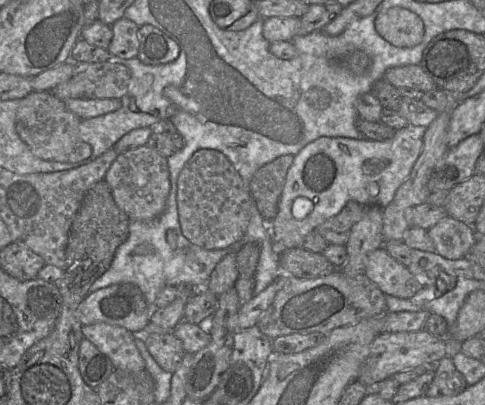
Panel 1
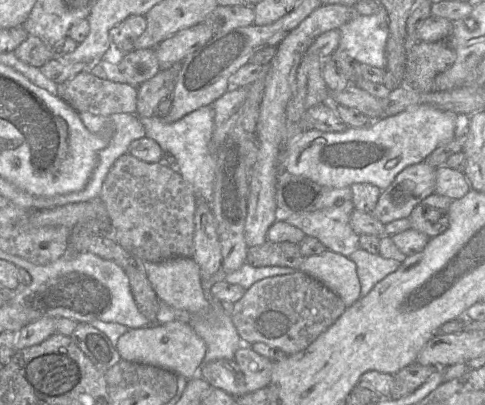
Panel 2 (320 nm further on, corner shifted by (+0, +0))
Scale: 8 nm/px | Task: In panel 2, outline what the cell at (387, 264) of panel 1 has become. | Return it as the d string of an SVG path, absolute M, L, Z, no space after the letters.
M352 200L339 205L304 214L288 216L285 221L315 237L327 250L349 257L359 246L359 235L350 225L354 209Z

